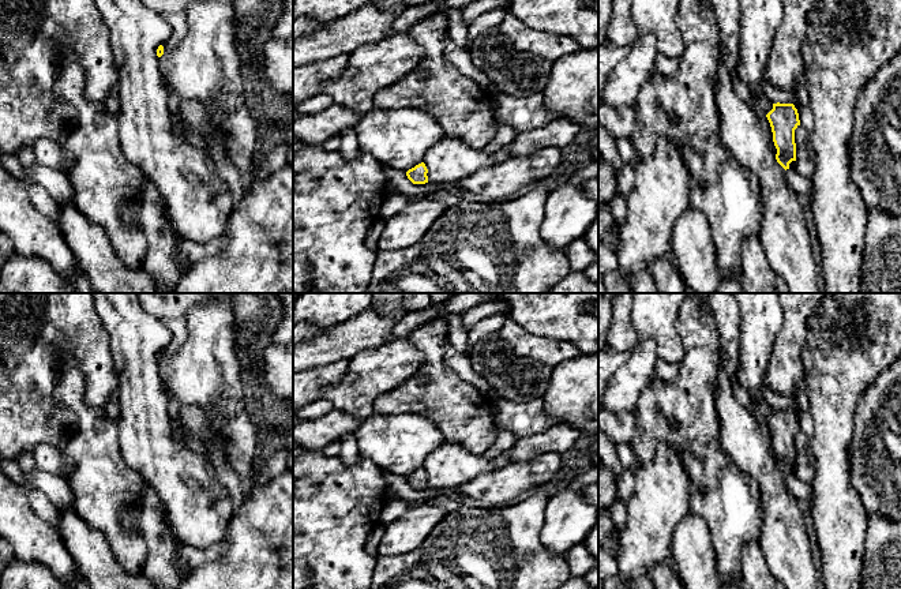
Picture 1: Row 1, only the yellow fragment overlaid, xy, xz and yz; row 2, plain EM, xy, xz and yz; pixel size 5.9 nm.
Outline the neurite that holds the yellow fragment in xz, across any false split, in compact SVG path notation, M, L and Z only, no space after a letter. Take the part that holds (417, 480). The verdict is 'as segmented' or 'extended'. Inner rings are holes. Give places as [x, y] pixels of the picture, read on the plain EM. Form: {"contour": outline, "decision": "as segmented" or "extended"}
{"contour": "M424 468L416 470L414 473L409 474L406 477L408 484L413 488L413 489L425 489L428 488L428 474L425 472Z", "decision": "as segmented"}

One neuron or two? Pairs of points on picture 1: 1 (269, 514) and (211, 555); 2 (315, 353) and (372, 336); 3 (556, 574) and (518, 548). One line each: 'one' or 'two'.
1: two
2: one
3: one

